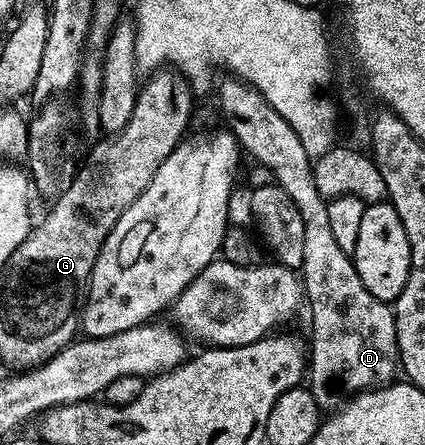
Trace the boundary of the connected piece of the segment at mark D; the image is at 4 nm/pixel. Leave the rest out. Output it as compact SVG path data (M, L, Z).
M224 76L224 79L219 79L218 85L215 87L214 95L220 101L220 110L224 113L227 129L231 130L232 135L235 136L236 141L240 144L240 149L245 155L252 157L253 163L260 163L268 166L273 172L275 178L275 185L288 193L290 200L294 200L294 204L298 208L298 212L302 216L302 224L304 225L304 240L302 248L302 264L299 268L299 275L304 283L304 296L306 299L306 310L312 313L312 346L310 342L310 361L306 366L306 378L310 383L310 389L314 400L318 400L318 404L322 408L336 408L341 405L349 396L353 394L361 394L363 390L374 390L377 386L386 386L393 381L398 374L398 351L396 349L396 315L393 307L387 302L378 300L374 296L370 296L366 284L362 284L362 276L358 276L356 266L352 263L352 259L346 252L342 252L342 248L338 248L338 244L334 241L334 235L330 229L330 219L328 217L328 202L318 192L317 186L314 184L314 176L312 175L313 159L308 157L306 148L302 148L302 140L298 140L298 132L294 132L294 128L290 128L290 124L286 124L286 120L282 120L282 116L278 116L278 112L274 112L271 104L264 99L262 92L253 90L247 82L240 81L235 76Z

